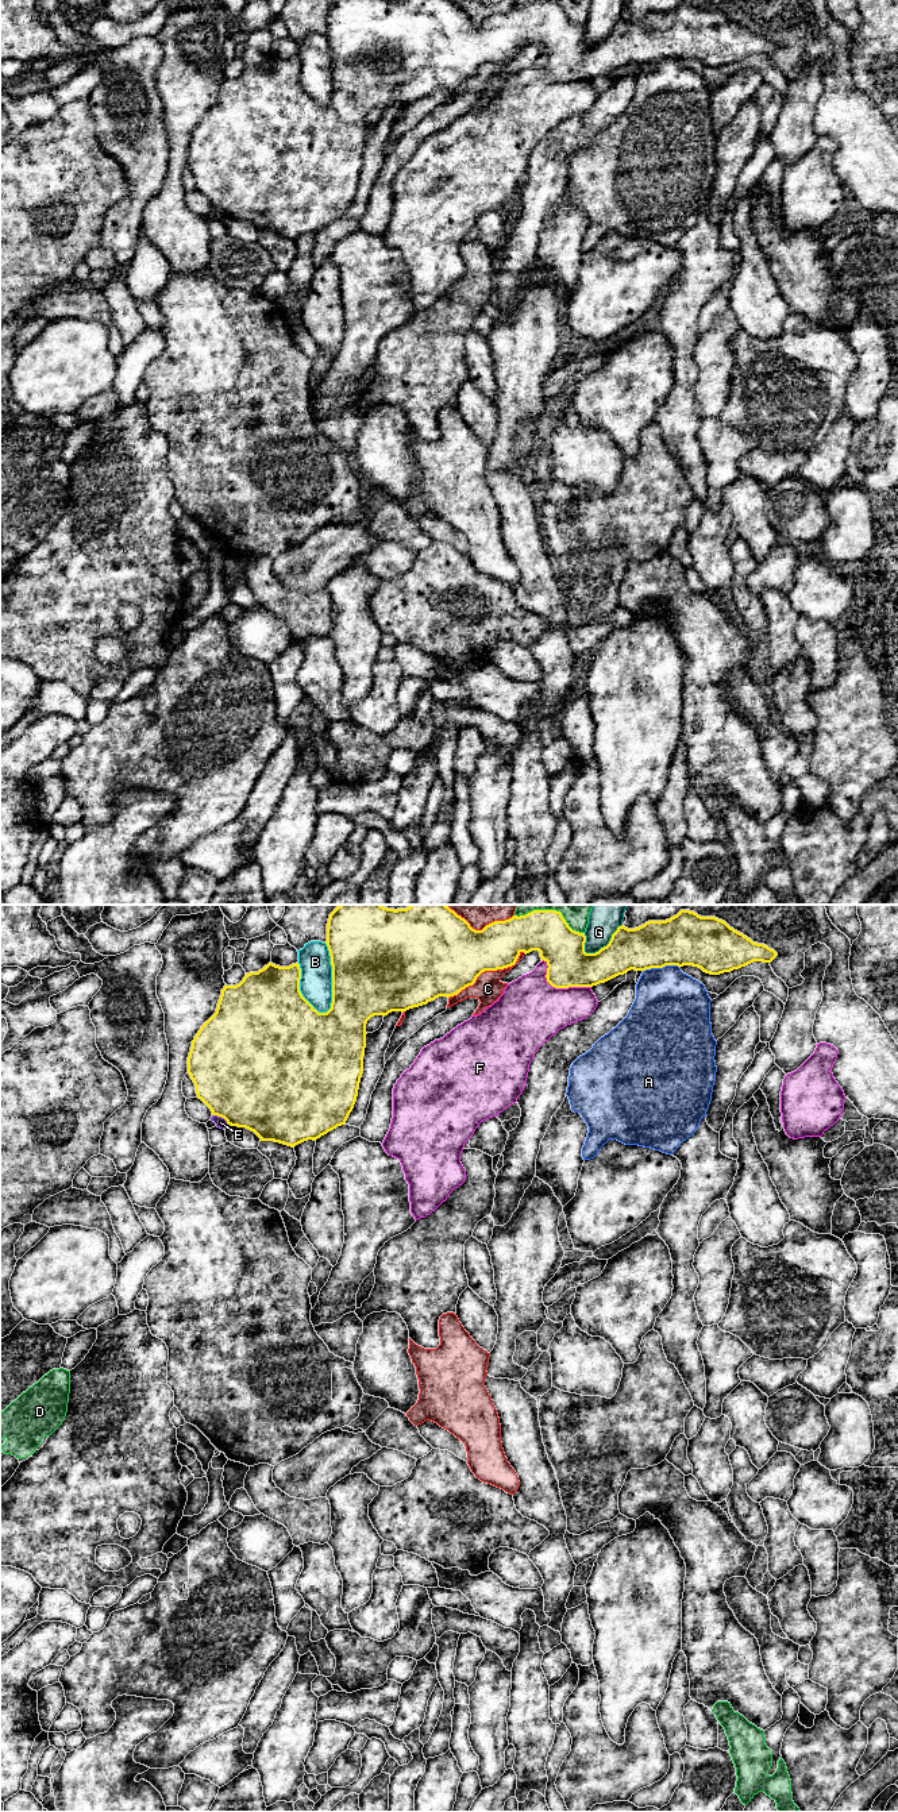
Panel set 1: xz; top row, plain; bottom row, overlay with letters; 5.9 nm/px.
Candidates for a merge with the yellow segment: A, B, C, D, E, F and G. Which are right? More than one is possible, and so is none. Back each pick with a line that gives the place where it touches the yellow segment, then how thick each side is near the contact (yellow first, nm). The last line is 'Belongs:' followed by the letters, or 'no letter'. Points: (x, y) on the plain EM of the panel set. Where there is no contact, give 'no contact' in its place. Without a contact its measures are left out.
Belongs: no letter

